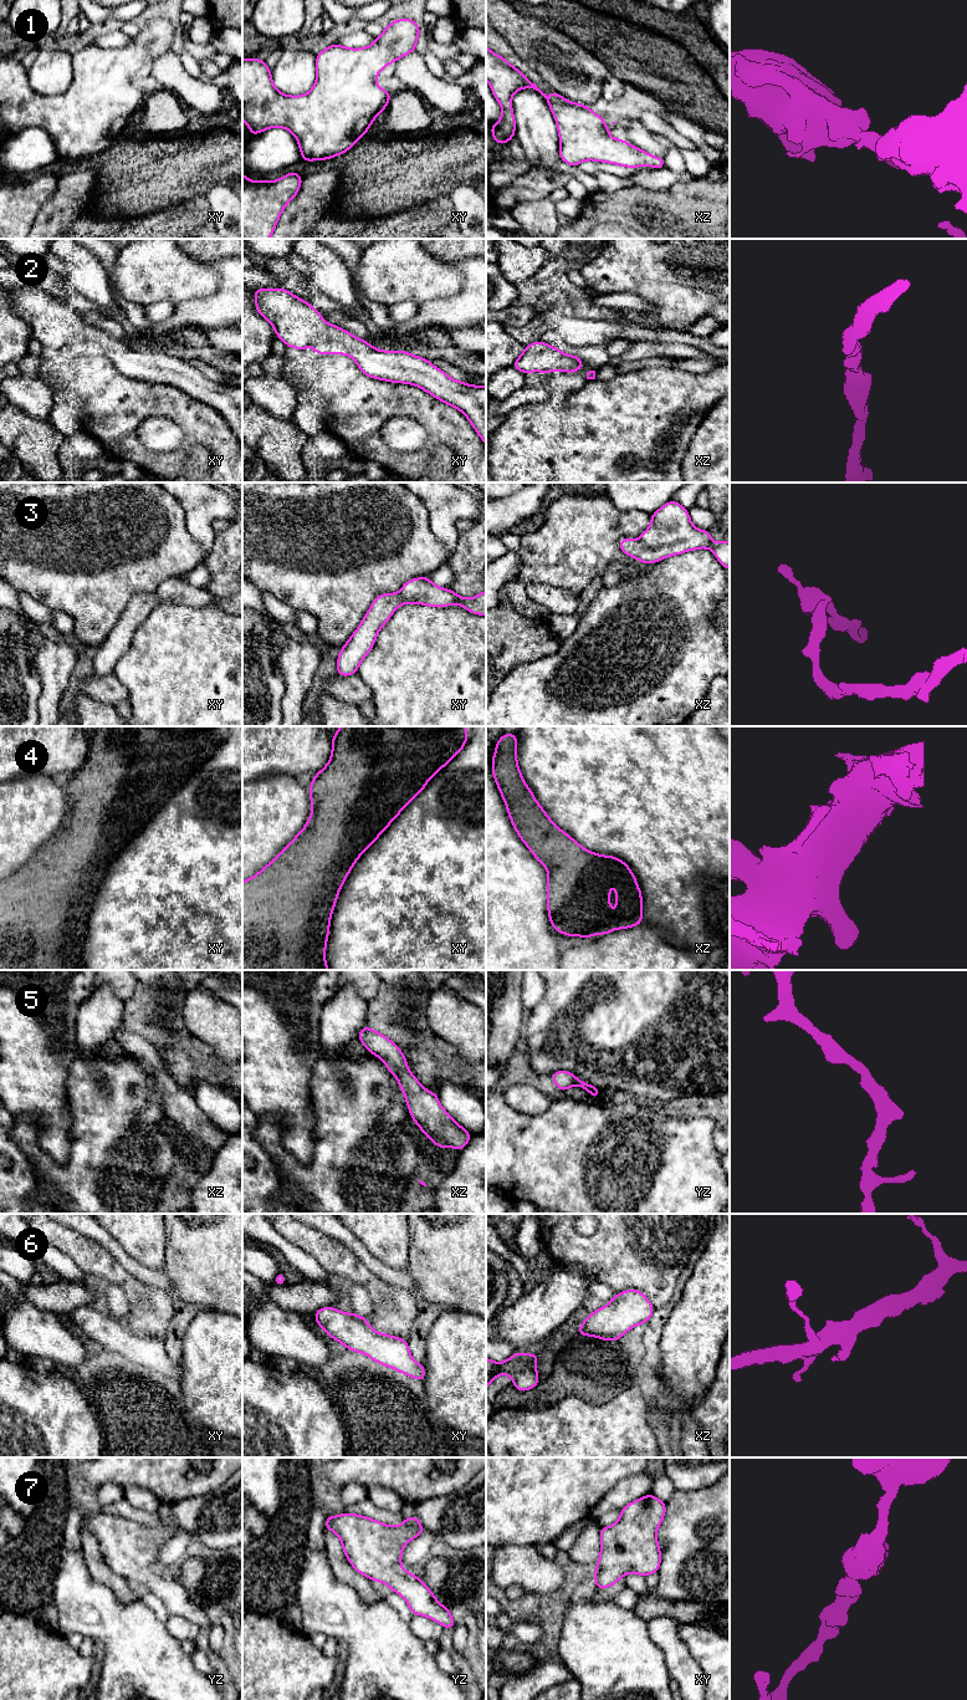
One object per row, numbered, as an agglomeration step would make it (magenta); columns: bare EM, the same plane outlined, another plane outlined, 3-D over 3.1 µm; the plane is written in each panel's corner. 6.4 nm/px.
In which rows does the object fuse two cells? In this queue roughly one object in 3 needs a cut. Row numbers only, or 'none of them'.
none of them

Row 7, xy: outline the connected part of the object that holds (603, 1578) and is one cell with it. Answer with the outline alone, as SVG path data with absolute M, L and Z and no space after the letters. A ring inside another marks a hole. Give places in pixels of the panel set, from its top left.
M649 1494L620 1510L620 1518L609 1527L600 1527L600 1556L594 1572L597 1589L618 1583L618 1579L633 1572L640 1576L658 1573L661 1552L656 1538L658 1528L664 1520L666 1504Z

